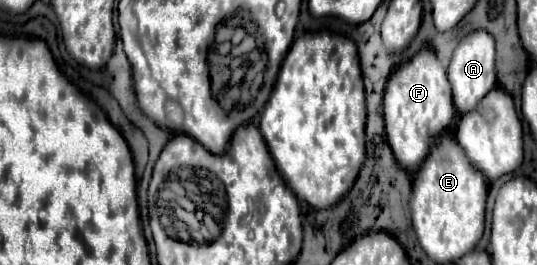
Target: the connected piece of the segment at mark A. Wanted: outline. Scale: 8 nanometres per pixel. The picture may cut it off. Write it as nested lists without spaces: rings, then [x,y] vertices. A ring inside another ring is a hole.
[[[477,30],[477,32],[467,34],[453,52],[451,64],[447,68],[447,78],[451,82],[453,104],[459,110],[459,114],[467,114],[467,112],[473,112],[475,108],[479,108],[483,96],[487,96],[487,92],[491,92],[491,88],[497,86],[495,40],[493,40],[493,36],[487,34],[485,30]]]

